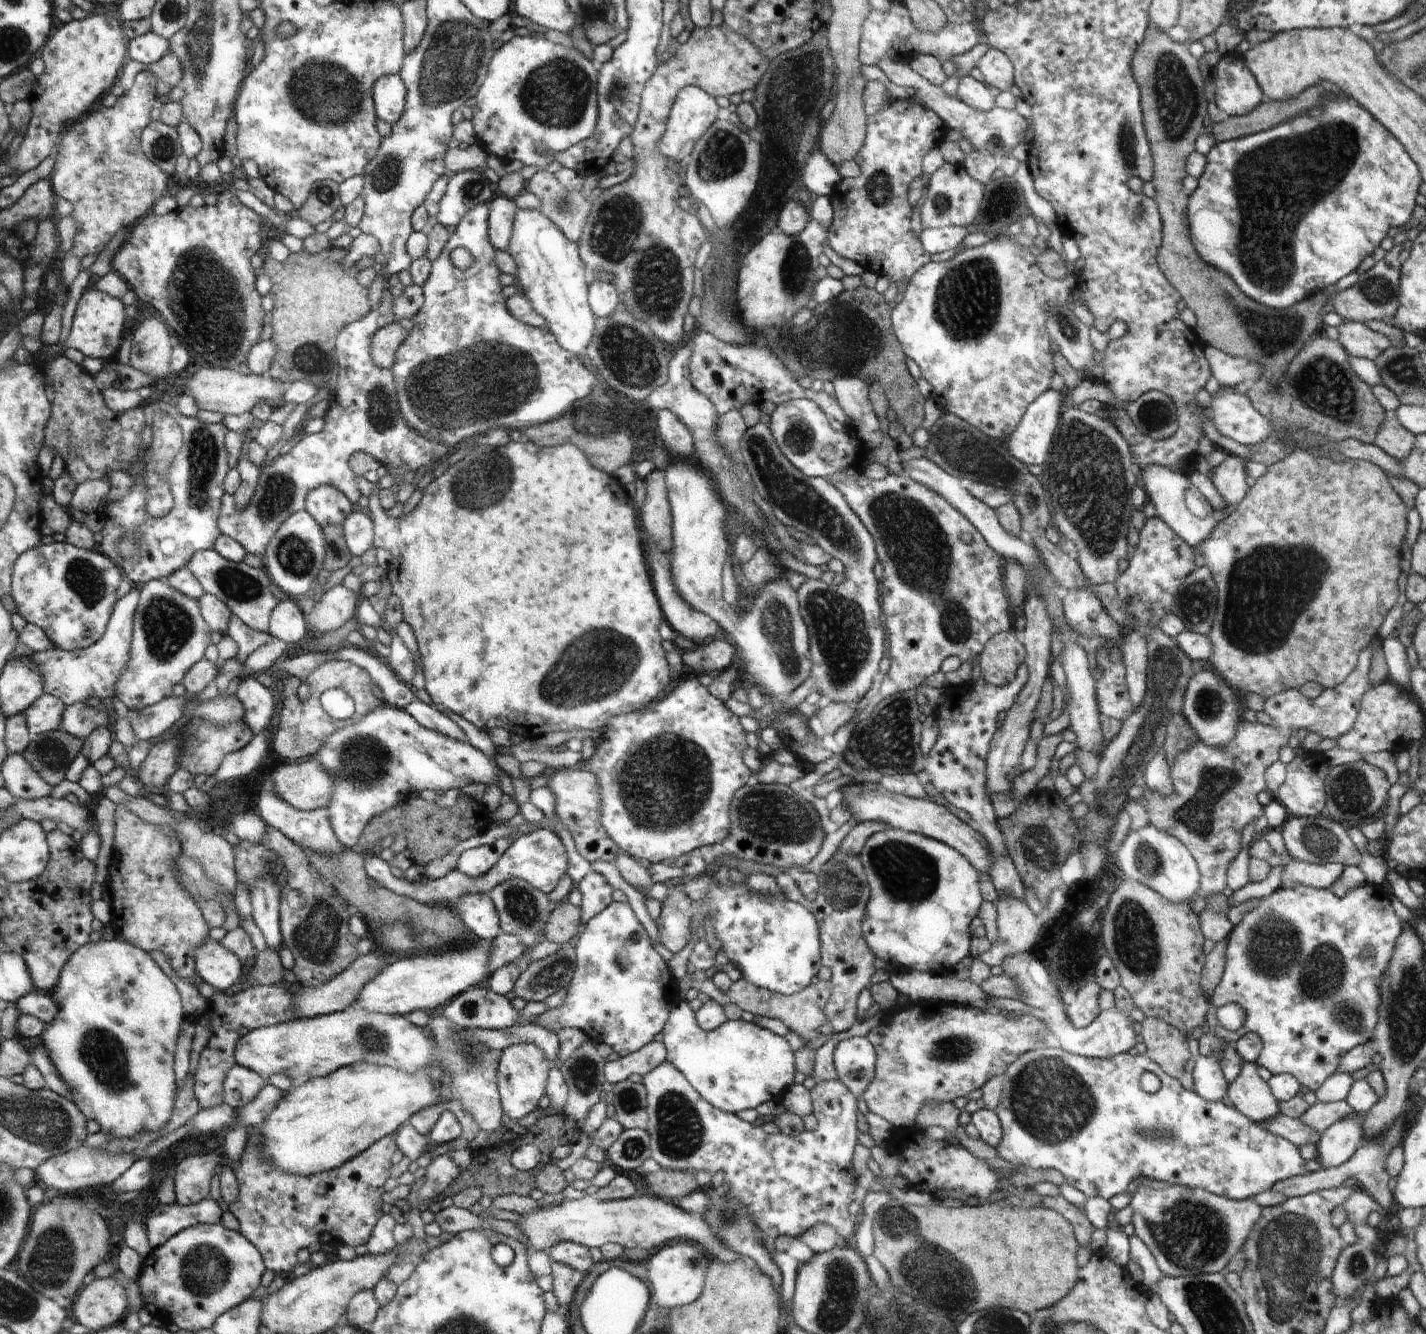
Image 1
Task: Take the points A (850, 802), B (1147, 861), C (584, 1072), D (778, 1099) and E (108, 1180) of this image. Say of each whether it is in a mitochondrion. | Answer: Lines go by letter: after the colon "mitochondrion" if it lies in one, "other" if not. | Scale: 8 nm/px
A: other
B: mitochondrion
C: mitochondrion
D: other
E: other

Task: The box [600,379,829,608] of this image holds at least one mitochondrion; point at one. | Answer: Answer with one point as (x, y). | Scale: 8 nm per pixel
(801, 438)

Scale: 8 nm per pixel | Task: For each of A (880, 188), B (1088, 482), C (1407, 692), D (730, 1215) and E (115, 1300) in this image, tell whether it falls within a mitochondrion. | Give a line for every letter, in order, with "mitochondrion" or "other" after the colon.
A: mitochondrion
B: mitochondrion
C: other
D: mitochondrion
E: other

